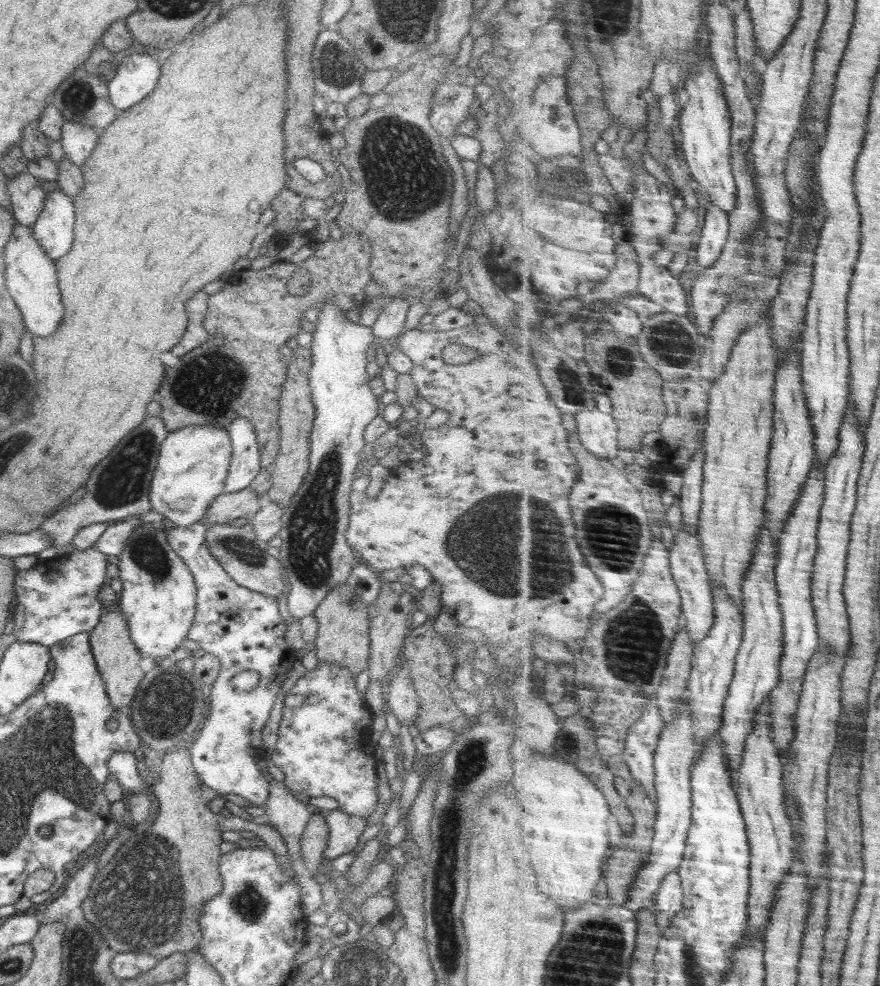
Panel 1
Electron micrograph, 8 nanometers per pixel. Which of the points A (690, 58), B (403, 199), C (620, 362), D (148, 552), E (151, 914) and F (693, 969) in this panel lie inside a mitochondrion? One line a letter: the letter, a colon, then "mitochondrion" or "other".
A: other
B: mitochondrion
C: mitochondrion
D: mitochondrion
E: mitochondrion
F: mitochondrion

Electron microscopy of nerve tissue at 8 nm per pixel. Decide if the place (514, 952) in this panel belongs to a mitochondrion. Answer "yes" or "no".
no

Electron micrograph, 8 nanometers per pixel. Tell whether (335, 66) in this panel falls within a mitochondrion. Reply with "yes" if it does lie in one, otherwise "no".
yes

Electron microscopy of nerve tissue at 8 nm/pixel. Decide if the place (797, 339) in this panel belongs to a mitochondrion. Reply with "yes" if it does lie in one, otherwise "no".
no

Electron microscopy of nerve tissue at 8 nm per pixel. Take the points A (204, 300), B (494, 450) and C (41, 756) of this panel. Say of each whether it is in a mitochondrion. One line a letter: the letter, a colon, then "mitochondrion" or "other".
A: other
B: other
C: mitochondrion

